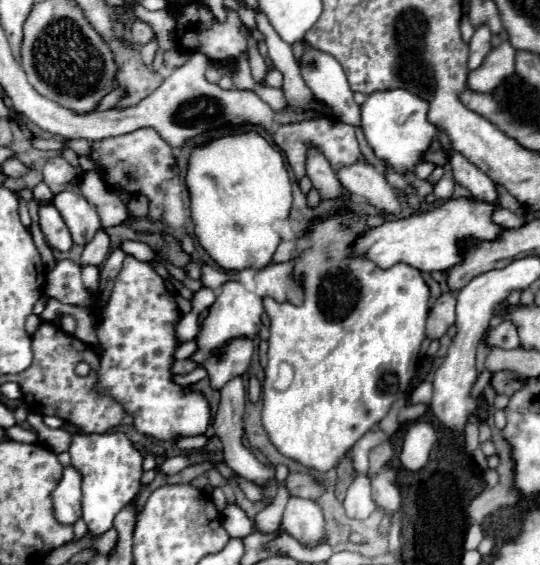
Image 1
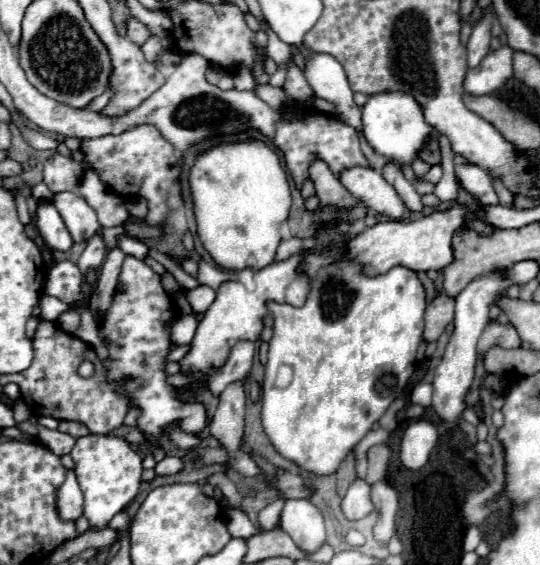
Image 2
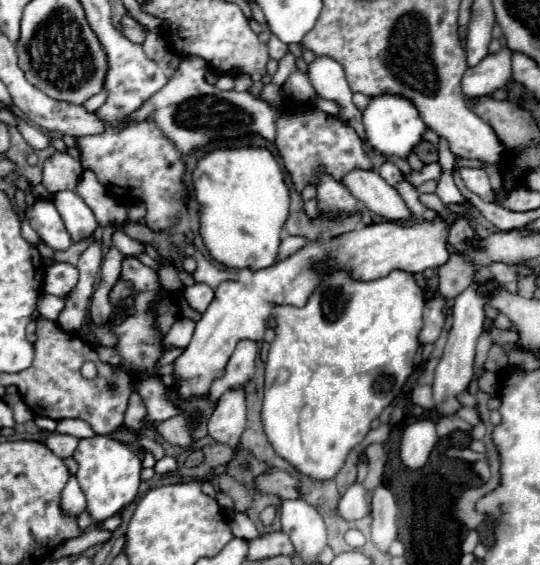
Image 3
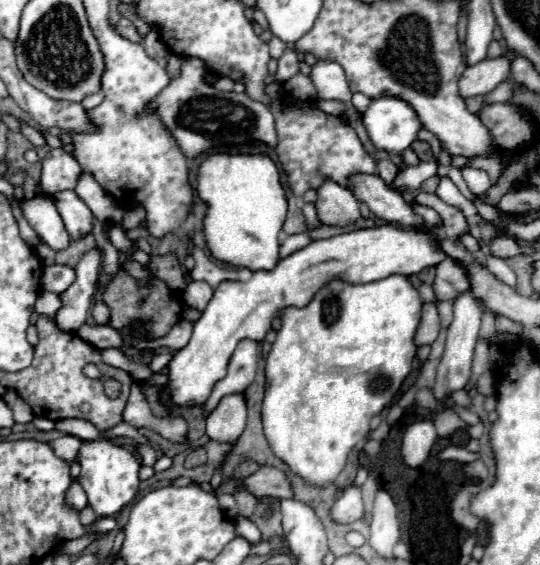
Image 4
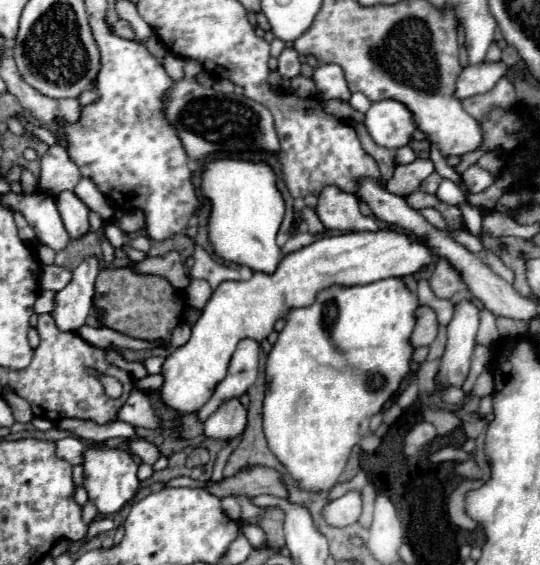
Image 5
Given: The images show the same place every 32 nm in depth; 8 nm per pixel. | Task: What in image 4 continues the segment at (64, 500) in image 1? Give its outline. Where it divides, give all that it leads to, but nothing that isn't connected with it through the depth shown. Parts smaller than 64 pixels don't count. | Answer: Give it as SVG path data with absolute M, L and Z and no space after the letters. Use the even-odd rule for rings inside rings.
M72 480L72 484L68 486L68 490L66 490L66 504L68 506L72 506L74 510L84 510L86 508L86 494L84 494L84 490L80 488L80 484L76 482L76 480Z

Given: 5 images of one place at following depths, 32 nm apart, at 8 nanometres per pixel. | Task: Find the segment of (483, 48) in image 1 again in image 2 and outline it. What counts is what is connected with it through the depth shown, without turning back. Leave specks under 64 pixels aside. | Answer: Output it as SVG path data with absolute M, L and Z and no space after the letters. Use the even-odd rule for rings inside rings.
M490 14L472 24L472 36L468 40L468 68L476 68L490 52Z

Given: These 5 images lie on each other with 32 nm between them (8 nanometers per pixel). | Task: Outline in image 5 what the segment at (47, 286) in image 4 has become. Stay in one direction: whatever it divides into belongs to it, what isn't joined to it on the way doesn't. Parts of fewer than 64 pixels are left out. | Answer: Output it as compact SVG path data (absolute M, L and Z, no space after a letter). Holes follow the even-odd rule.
M44 266L42 268L42 278L40 278L40 288L42 290L52 290L60 292L68 282L72 280L72 272L64 266Z

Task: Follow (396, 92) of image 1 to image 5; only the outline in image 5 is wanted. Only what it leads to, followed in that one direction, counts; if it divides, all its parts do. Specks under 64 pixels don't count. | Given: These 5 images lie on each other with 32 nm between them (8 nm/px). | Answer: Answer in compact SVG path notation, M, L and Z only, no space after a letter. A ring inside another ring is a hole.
M390 98L372 102L370 110L366 112L364 126L372 136L372 140L388 150L408 146L412 134L418 130L414 114L402 102Z

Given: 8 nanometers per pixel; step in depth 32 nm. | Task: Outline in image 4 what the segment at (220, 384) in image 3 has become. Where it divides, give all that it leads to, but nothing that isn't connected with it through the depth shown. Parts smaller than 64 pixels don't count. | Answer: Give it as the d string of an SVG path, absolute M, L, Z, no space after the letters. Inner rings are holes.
M242 340L228 364L228 374L218 380L212 388L212 394L206 402L206 416L218 406L220 398L232 392L244 392L248 384L252 384L256 376L256 360L258 360L258 342L254 340Z

